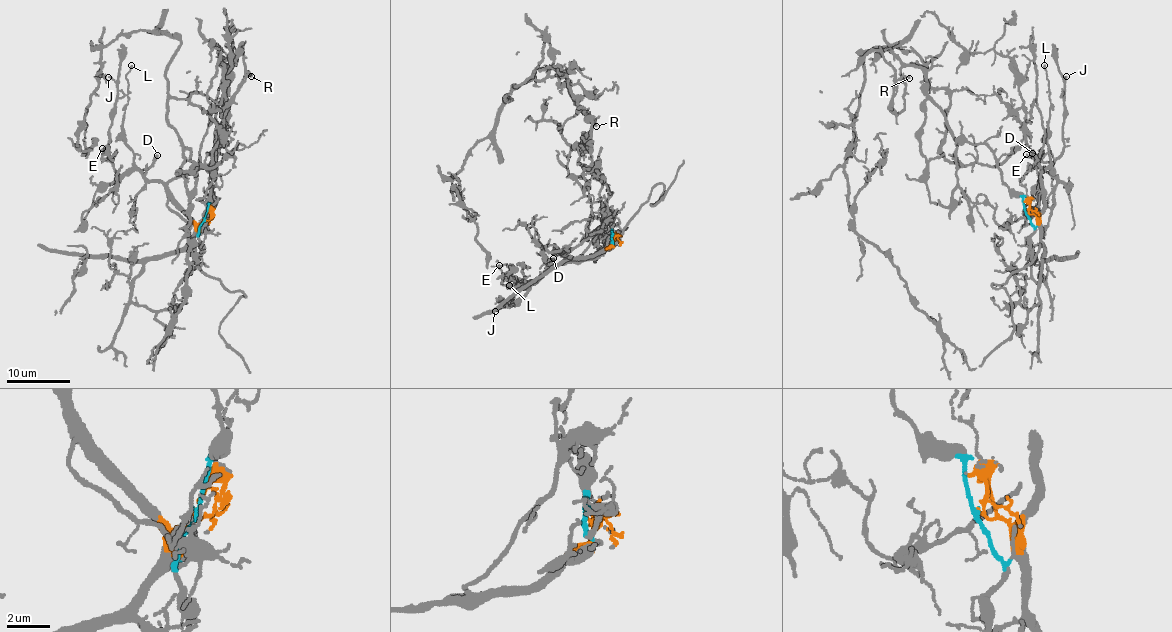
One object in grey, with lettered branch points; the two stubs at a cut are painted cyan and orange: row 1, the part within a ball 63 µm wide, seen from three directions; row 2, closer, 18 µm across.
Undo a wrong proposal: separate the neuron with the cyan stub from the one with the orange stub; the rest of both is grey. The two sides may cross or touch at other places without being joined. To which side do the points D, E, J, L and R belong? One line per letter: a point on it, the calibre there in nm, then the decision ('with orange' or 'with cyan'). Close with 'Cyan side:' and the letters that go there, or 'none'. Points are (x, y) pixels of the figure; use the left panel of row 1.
D: at (157, 155); 240 nm thick; with orange
E: at (102, 148); 100 nm thick; with orange
J: at (108, 77); 110 nm thick; with orange
L: at (131, 65); 110 nm thick; with orange
R: at (251, 76); 130 nm thick; with cyan
Cyan side: R

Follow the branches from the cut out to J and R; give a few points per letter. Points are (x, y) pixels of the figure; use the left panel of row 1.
J: (203, 219), (186, 215), (160, 182), (137, 170), (115, 170), (108, 146), (116, 83), (108, 77)
R: (203, 219), (208, 177), (225, 146), (215, 135), (220, 59), (211, 78), (207, 99), (216, 107), (251, 76)

